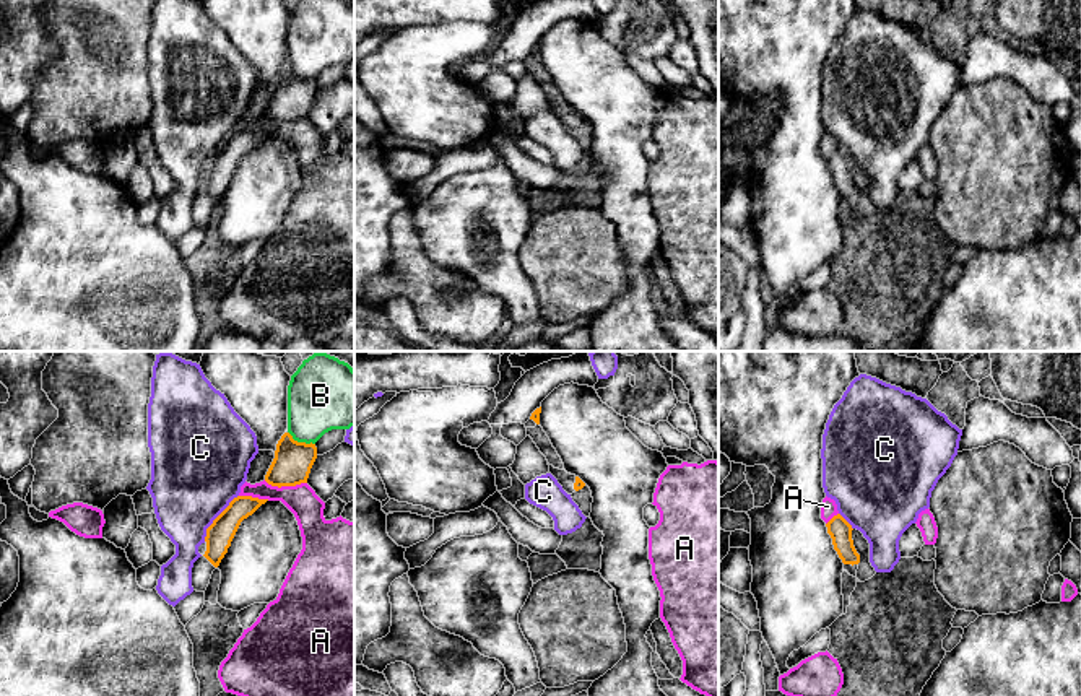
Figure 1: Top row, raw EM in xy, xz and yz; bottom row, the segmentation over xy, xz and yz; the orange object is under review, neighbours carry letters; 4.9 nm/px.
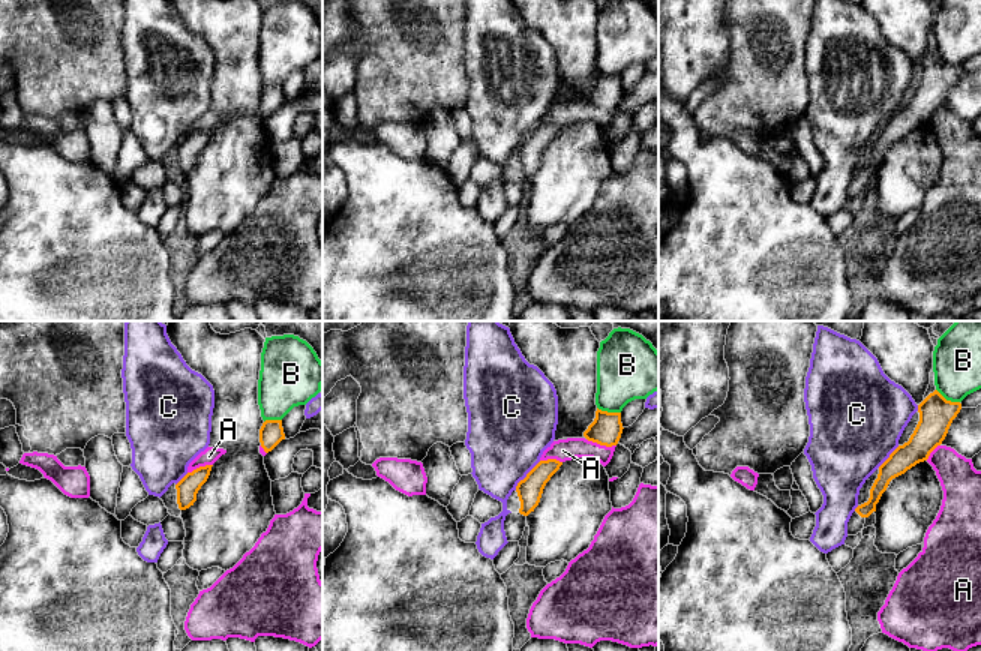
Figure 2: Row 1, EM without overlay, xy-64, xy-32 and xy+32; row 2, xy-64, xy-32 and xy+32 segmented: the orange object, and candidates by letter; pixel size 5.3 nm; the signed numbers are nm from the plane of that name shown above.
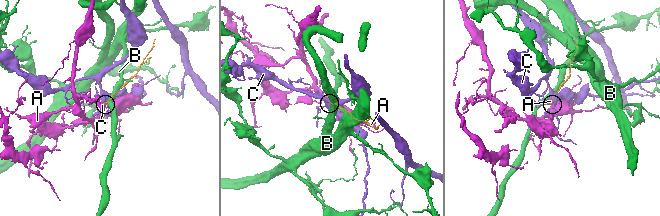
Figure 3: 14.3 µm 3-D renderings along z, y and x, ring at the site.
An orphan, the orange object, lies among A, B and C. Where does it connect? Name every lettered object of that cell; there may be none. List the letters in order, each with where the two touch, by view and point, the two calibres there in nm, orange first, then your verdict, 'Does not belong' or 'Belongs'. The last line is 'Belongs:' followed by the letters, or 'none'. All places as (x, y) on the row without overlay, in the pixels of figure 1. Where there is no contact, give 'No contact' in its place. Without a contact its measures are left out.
A: Touches orange at xy (285, 121). Thickness 190 nm (orange) against 160 nm. Does not belong
B: Touches orange at xy (301, 78). Thickness 190 nm (orange) against 340 nm. Does not belong
C: Touches orange at xy (217, 153). Thickness 140 nm (orange) against 440 nm. Does not belong
Belongs: none

